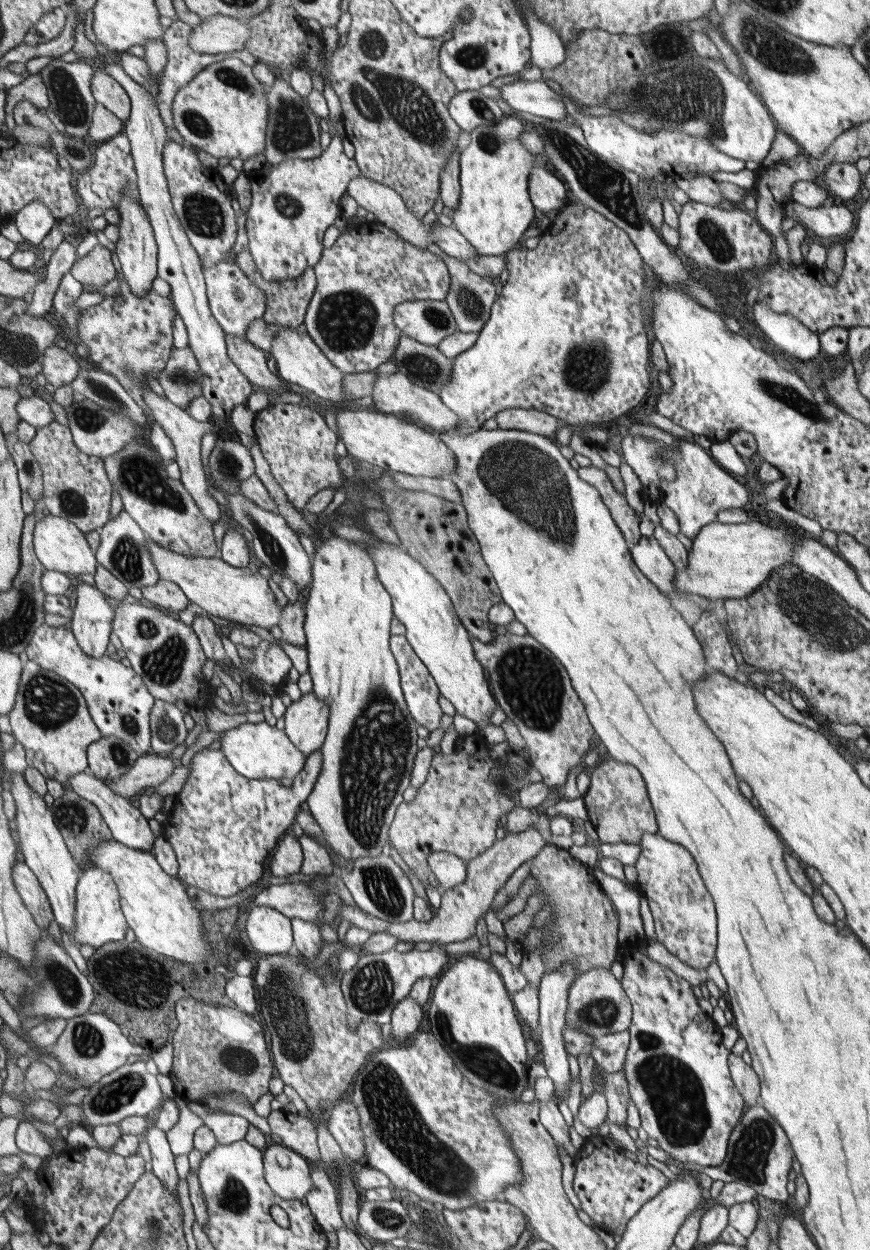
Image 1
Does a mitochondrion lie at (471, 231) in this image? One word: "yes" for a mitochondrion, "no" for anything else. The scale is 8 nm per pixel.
no

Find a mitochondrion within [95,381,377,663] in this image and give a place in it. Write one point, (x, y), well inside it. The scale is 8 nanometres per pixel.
(137, 474)

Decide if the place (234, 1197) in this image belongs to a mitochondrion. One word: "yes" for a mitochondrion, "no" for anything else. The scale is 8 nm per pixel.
yes

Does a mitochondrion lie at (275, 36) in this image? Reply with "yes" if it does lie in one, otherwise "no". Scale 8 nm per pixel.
no

